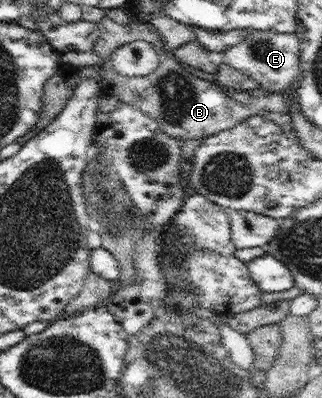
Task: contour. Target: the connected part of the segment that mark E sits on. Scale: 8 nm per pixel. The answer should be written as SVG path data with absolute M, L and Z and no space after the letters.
M248 29L249 34L242 43L237 43L234 47L228 48L218 56L225 64L242 73L249 75L259 83L260 92L287 91L288 88L295 85L300 78L300 39L293 33L278 33L277 31L260 31Z

